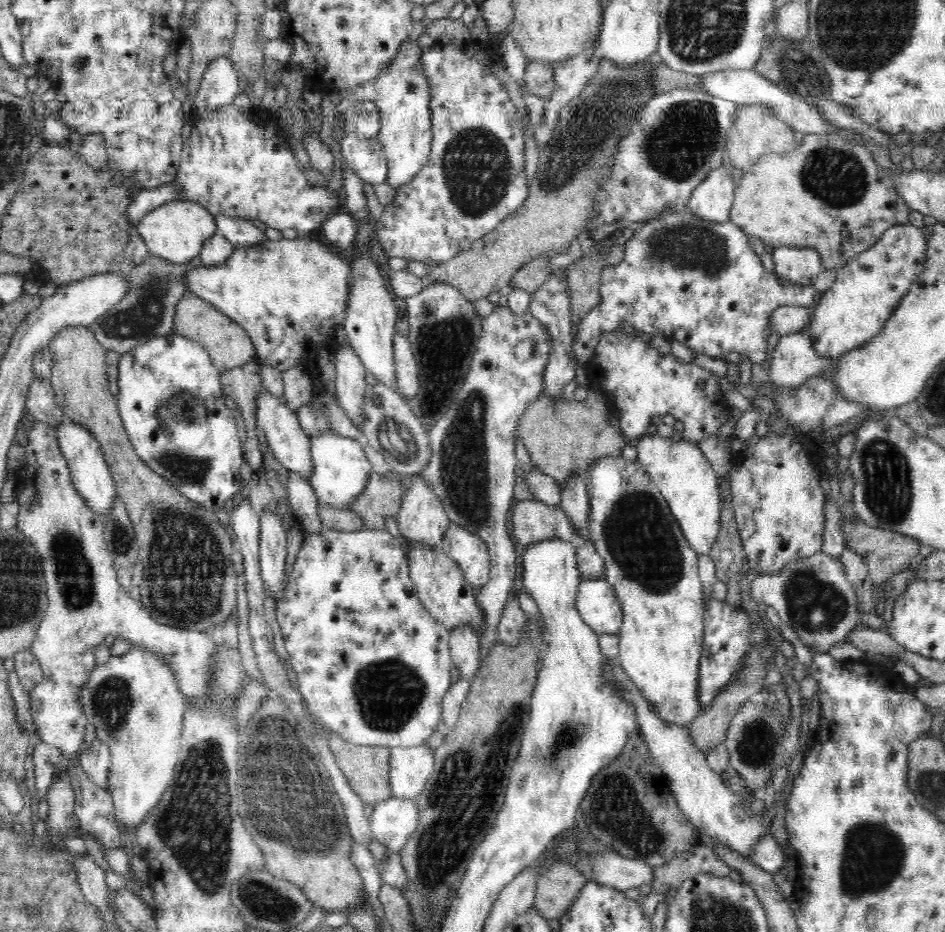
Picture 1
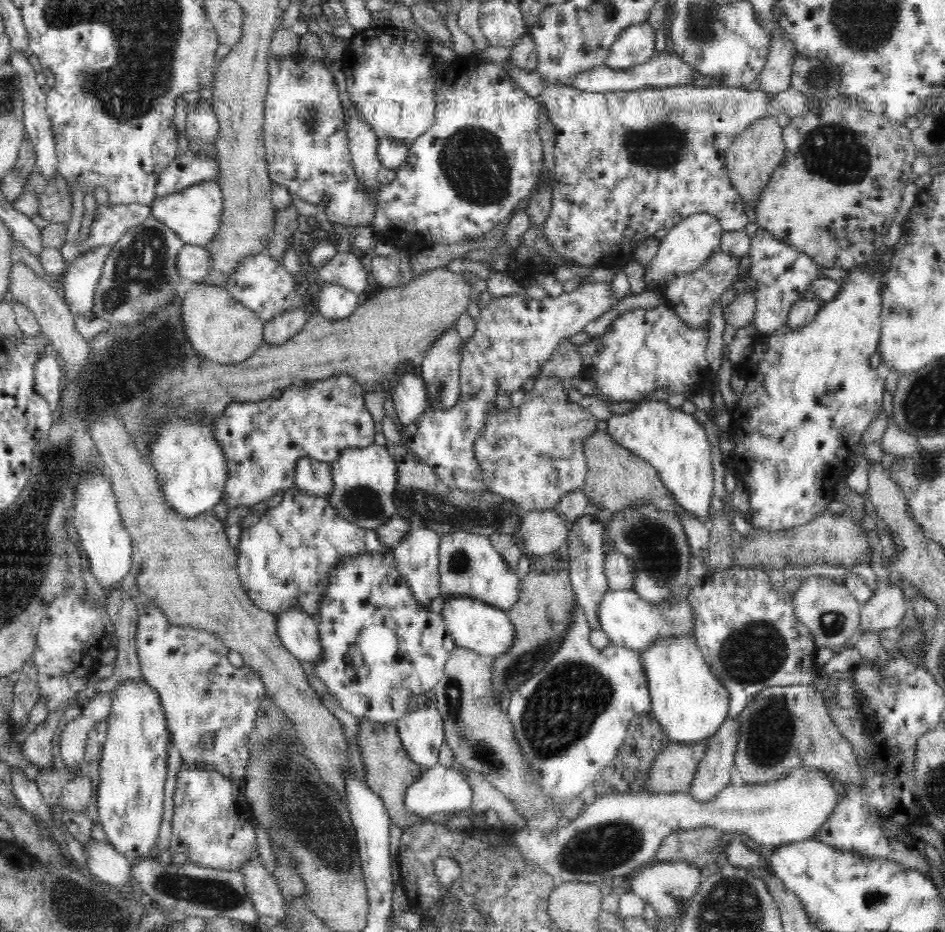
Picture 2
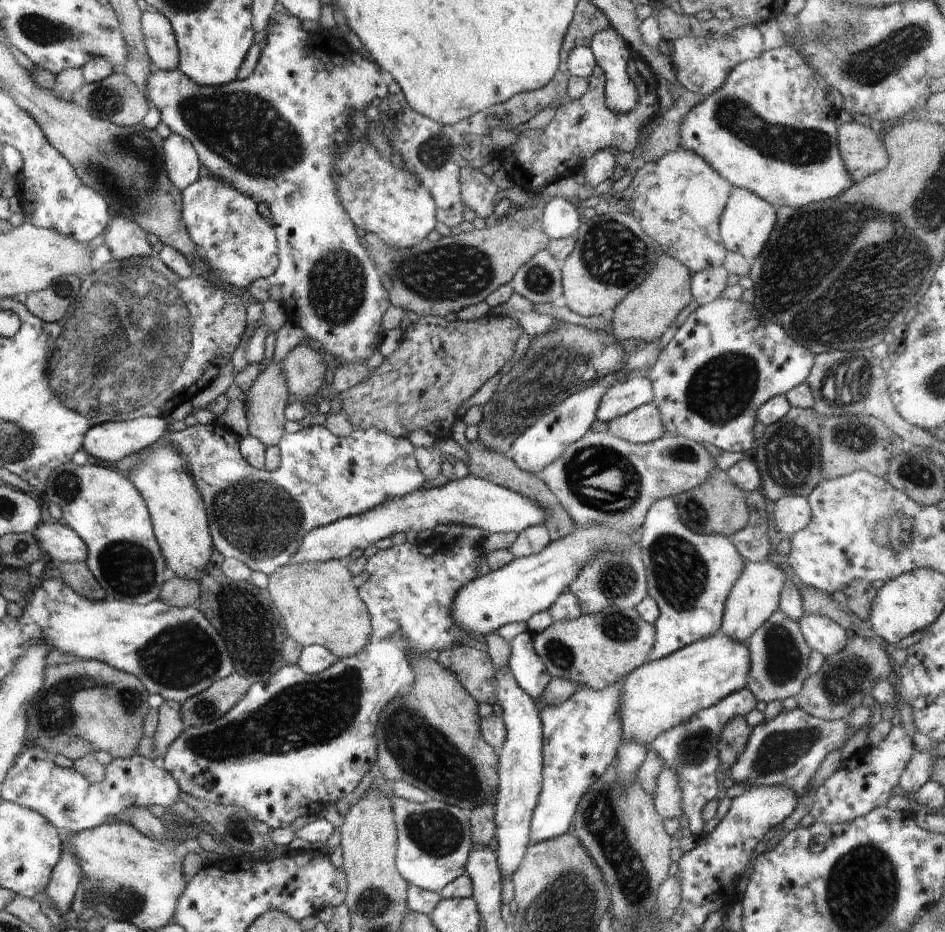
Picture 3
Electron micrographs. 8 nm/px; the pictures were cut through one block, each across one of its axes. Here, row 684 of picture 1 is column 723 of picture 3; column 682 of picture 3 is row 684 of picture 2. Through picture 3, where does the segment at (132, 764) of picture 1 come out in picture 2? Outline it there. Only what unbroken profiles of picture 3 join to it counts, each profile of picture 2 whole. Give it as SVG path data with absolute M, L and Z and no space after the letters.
M145 680L126 681L112 691L112 710L106 719L107 738L99 762L98 822L109 844L128 860L135 861L148 856L158 843L171 735L160 695Z

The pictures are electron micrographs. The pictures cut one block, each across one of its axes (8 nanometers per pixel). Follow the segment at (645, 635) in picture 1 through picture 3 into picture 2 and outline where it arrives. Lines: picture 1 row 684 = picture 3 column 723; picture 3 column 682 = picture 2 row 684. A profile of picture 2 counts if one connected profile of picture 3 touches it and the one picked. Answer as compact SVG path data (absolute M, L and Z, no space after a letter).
M692 635L664 637L639 651L652 715L672 742L694 744L714 736L728 718L728 690L710 670Z

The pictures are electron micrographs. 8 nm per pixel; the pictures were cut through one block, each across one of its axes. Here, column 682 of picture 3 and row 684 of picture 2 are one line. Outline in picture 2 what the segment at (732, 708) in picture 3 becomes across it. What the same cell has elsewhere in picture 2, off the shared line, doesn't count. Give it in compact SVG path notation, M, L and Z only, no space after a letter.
M736 564L730 566L730 568L726 568L726 570L711 572L704 577L701 585L695 586L688 592L687 601L694 613L693 637L695 638L695 643L698 645L700 652L703 654L704 660L710 667L710 670L716 675L716 678L719 678L719 681L724 685L724 688L728 690L730 697L728 718L738 717L755 695L768 687L790 686L790 684L810 686L810 684L819 682L820 669L816 665L816 653L819 646L813 641L809 630L801 622L797 621L796 615L794 614L793 602L791 601L793 599L791 598L792 595L793 593L790 593L790 586L786 586L781 593L776 593L776 591L772 589L768 574L765 573L763 569L747 569Z

